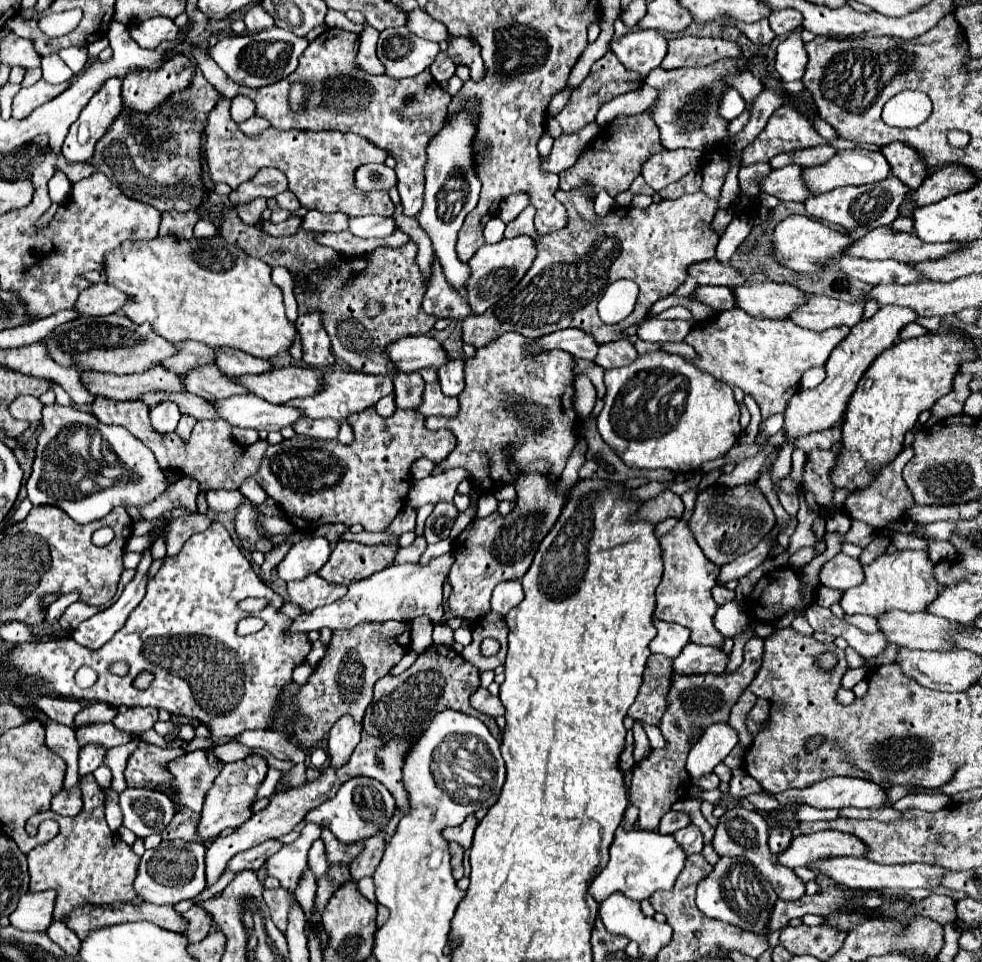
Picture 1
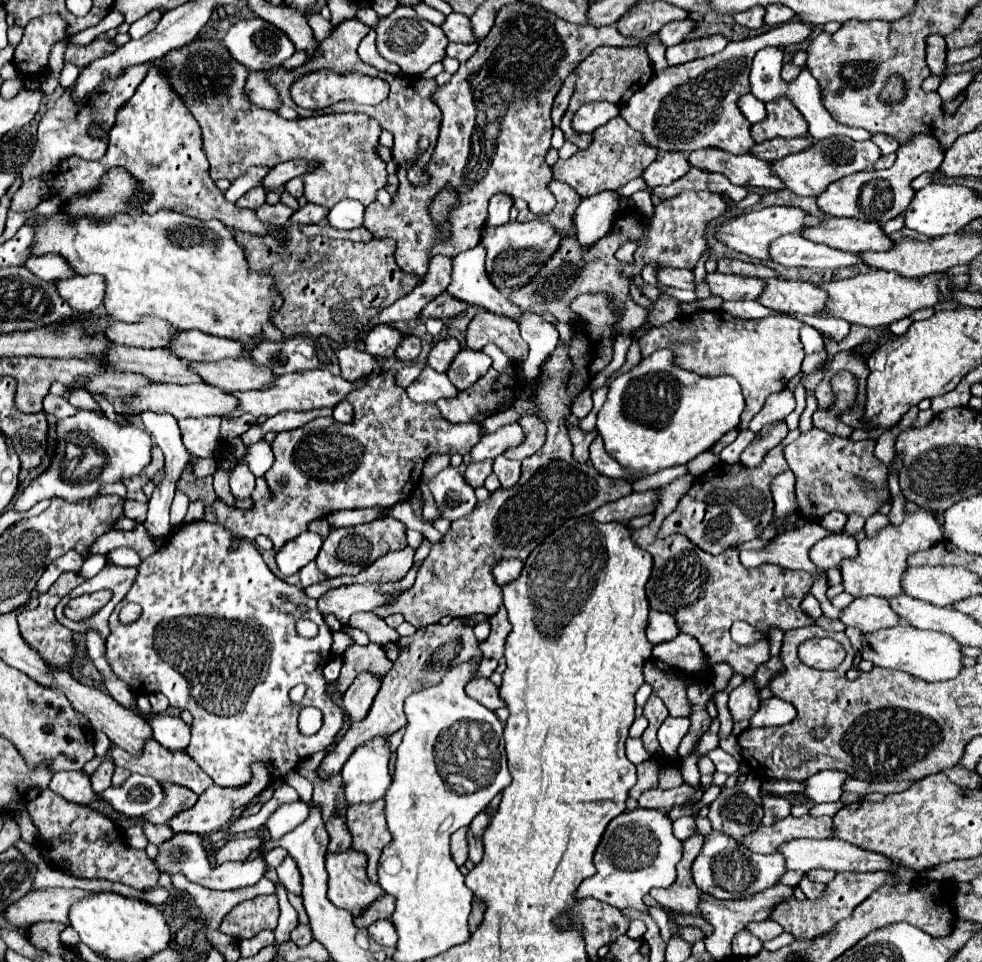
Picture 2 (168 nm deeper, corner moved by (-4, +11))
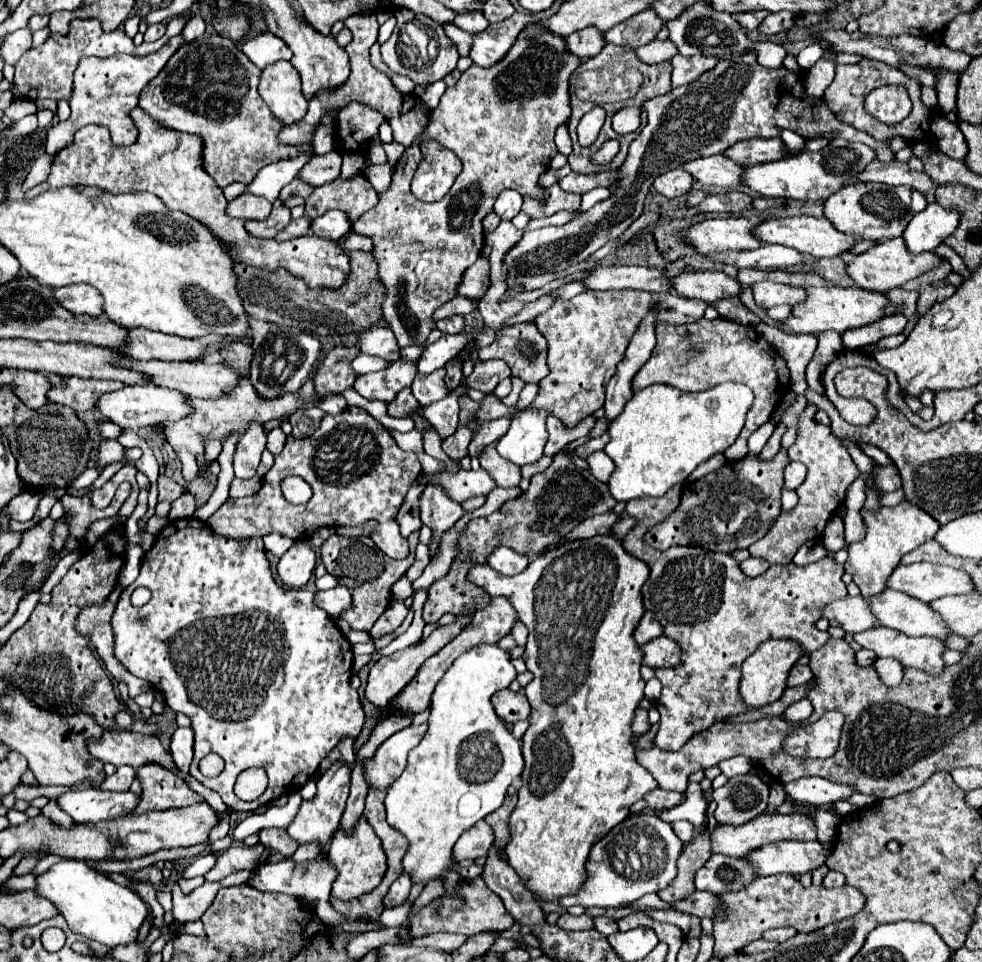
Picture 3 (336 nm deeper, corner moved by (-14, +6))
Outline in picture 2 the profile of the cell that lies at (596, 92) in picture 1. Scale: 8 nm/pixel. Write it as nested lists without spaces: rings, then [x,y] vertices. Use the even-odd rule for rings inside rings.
[[[601,46],[597,50],[593,50],[577,68],[579,72],[579,80],[577,80],[577,86],[575,86],[575,92],[571,96],[571,102],[569,102],[569,108],[561,120],[561,130],[565,132],[565,138],[571,140],[573,144],[577,144],[579,148],[587,148],[589,142],[591,142],[591,134],[585,134],[585,132],[575,132],[571,122],[573,122],[573,116],[575,112],[587,104],[587,102],[595,102],[595,100],[607,100],[607,102],[613,102],[613,104],[621,104],[627,94],[633,94],[637,92],[639,88],[643,88],[651,76],[653,76],[653,68],[651,68],[651,60],[645,52],[645,48],[613,48],[613,46]]]

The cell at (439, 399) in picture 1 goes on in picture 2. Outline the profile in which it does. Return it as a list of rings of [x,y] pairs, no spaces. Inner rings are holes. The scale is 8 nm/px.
[[[425,366],[417,380],[407,388],[407,394],[415,402],[437,402],[441,398],[457,396],[457,388],[449,382],[447,374],[439,374],[433,368]]]

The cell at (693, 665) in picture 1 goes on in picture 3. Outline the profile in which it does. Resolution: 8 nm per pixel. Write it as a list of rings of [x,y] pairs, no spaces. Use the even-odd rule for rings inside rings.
[[[655,637],[655,641],[649,641],[645,645],[639,647],[643,653],[641,665],[649,665],[653,669],[657,667],[675,667],[679,665],[679,645],[675,641],[671,641],[669,637]]]

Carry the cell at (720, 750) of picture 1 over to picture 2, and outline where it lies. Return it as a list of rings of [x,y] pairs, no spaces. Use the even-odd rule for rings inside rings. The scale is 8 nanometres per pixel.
[[[747,678],[739,688],[735,688],[729,694],[729,712],[731,712],[731,720],[733,722],[741,722],[741,720],[749,720],[759,708],[759,696],[757,696],[757,688],[753,686],[753,680]]]

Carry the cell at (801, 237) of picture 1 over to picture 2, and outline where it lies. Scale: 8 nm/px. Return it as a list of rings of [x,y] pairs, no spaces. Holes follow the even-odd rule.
[[[769,206],[763,210],[753,210],[753,212],[747,212],[739,218],[733,218],[727,224],[723,224],[719,230],[719,240],[725,242],[731,250],[749,254],[759,260],[769,260],[771,242],[785,234],[801,234],[807,228],[805,218],[807,218],[807,212],[801,208],[795,208],[795,206]]]

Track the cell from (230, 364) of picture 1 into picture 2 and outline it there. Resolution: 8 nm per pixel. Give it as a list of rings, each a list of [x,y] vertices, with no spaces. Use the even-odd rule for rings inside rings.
[[[187,330],[169,346],[177,356],[191,362],[219,362],[223,358],[241,358],[245,346],[237,340],[211,336],[197,330]]]

